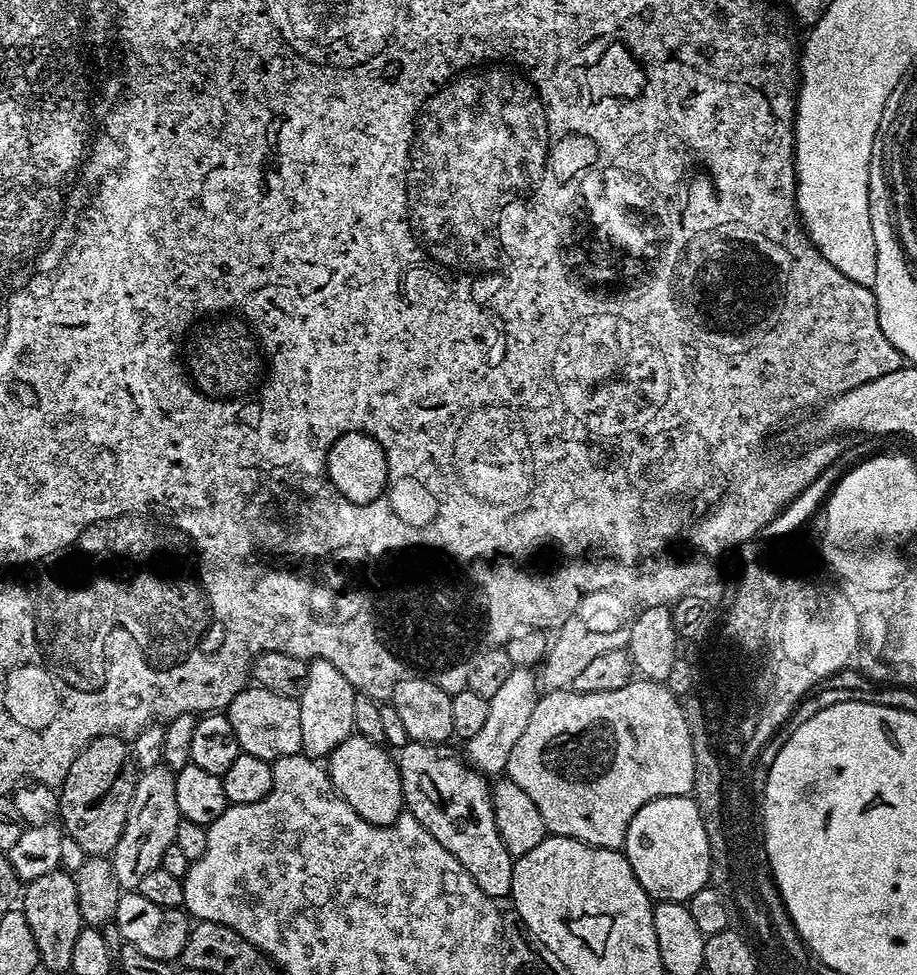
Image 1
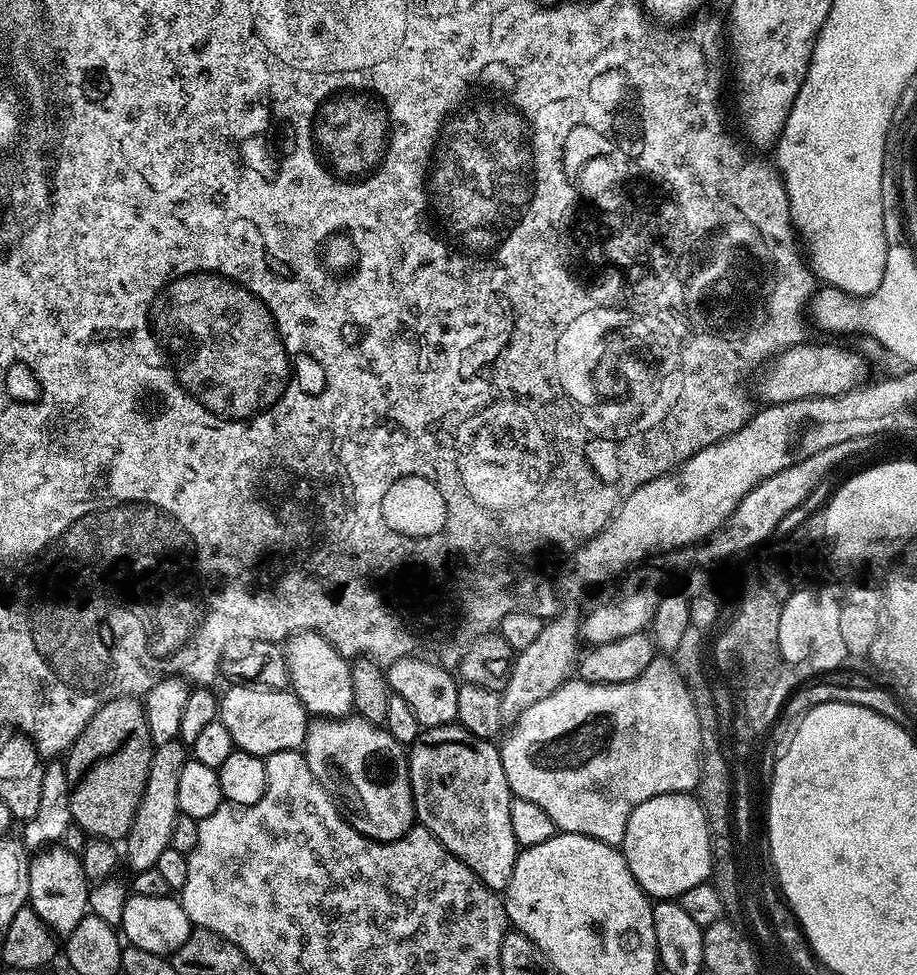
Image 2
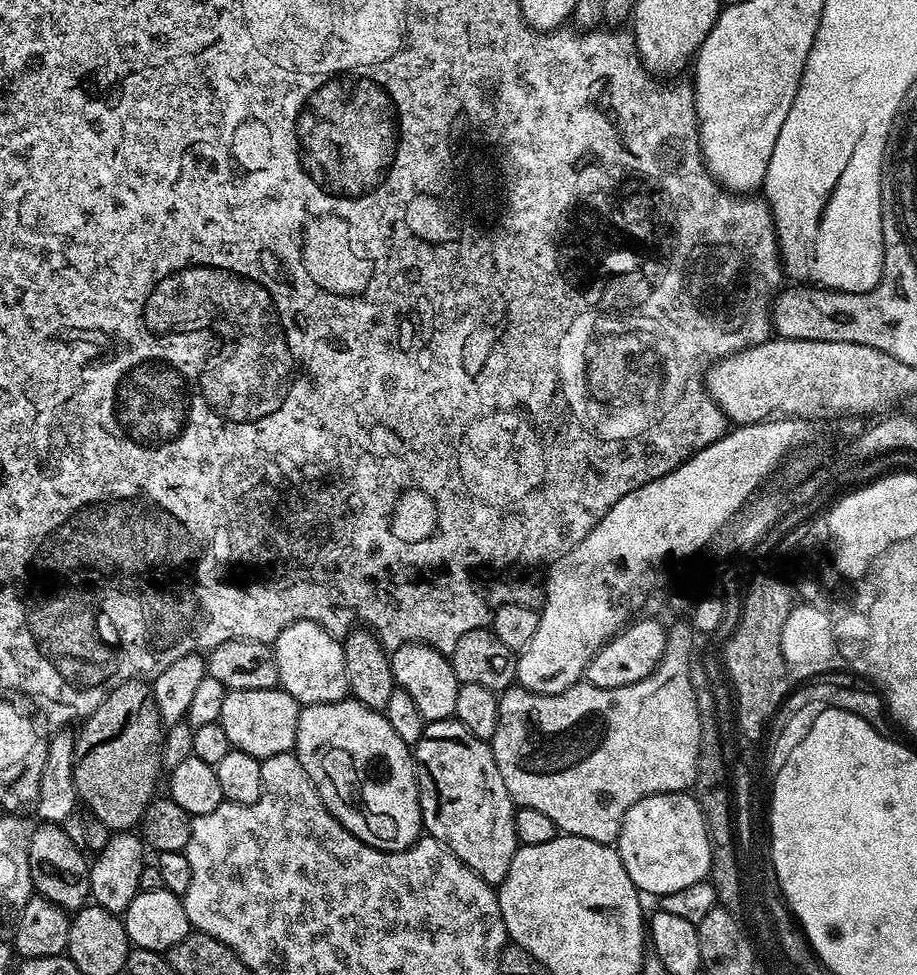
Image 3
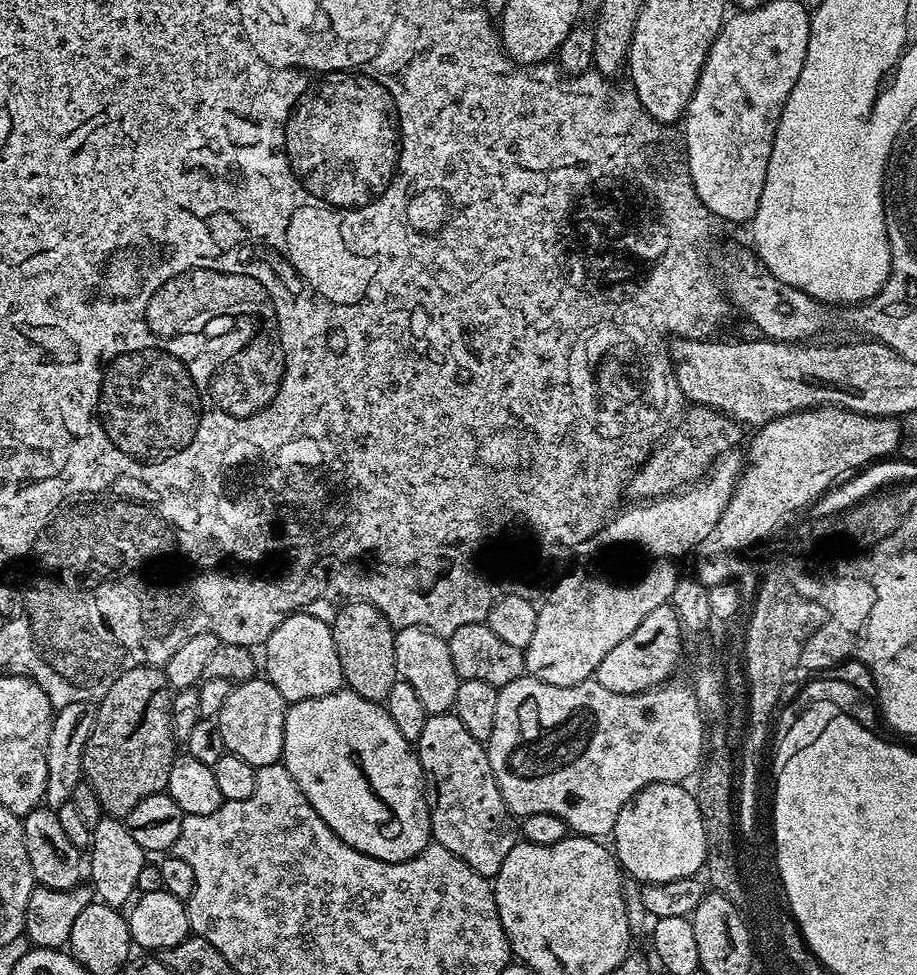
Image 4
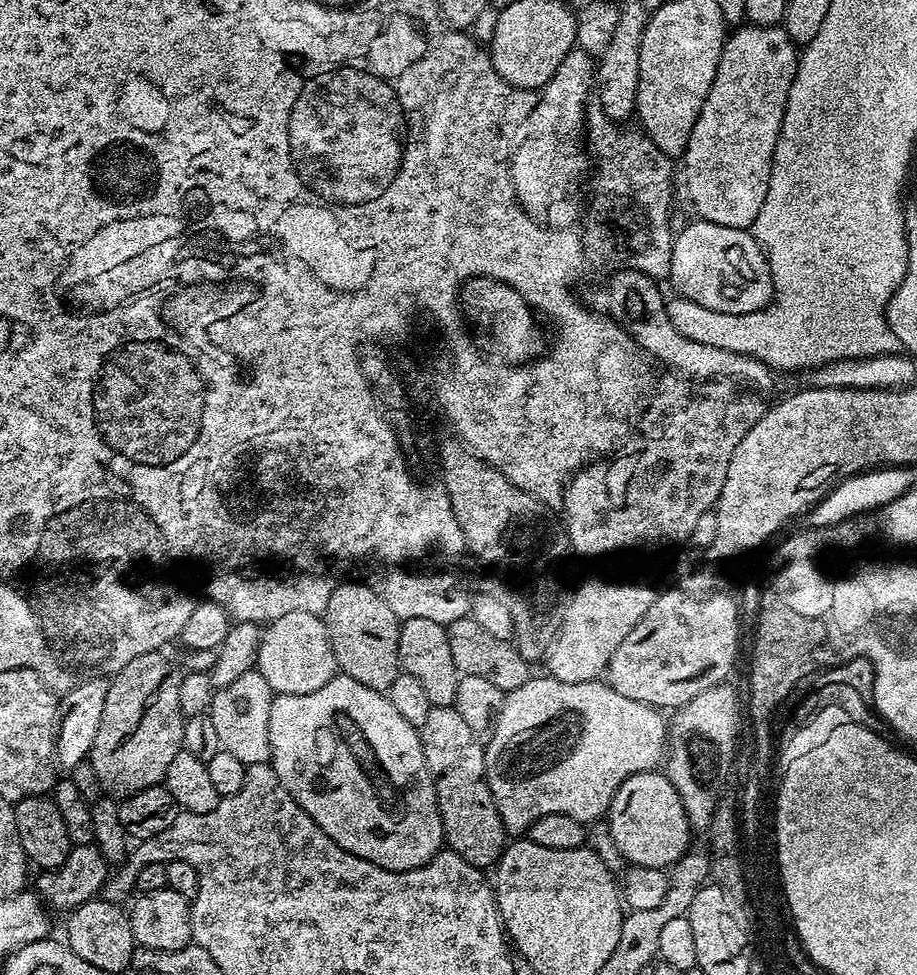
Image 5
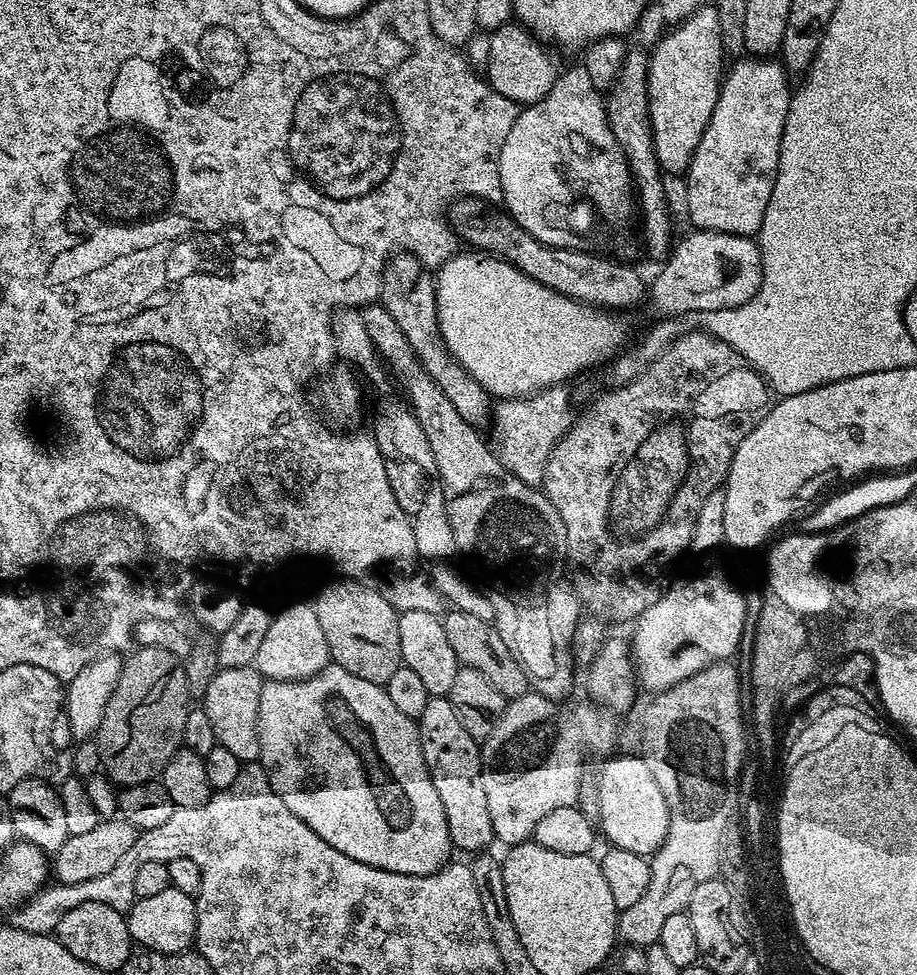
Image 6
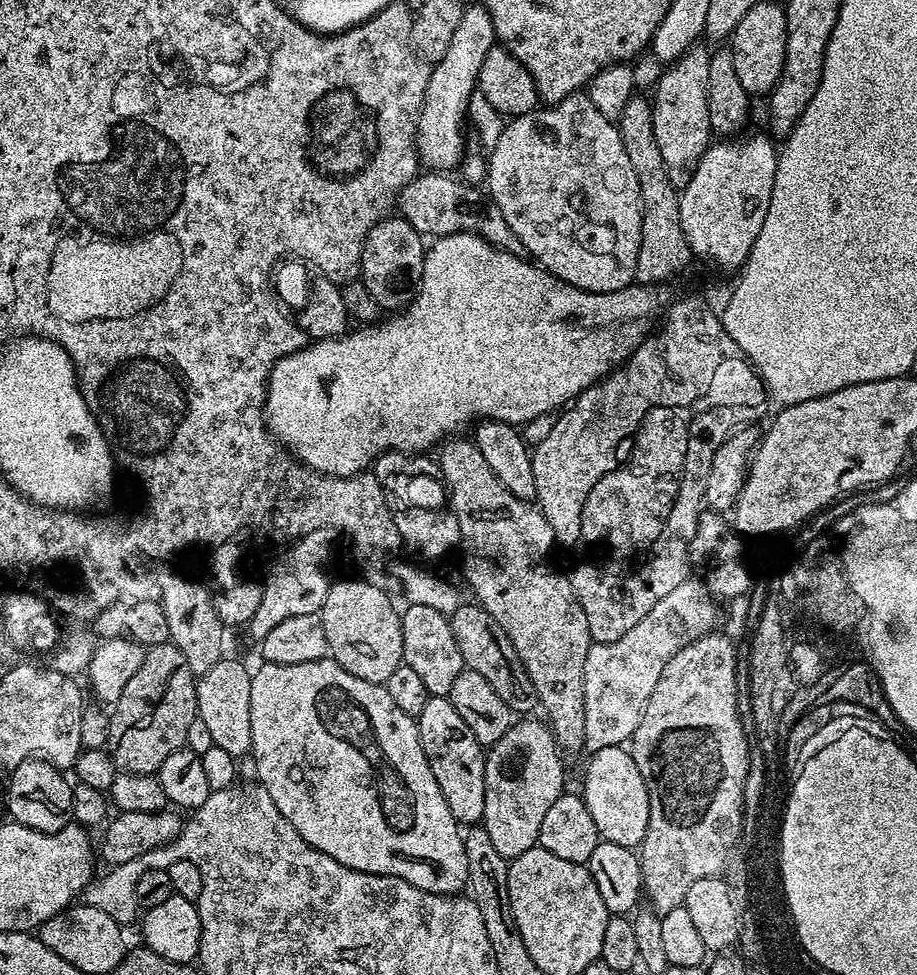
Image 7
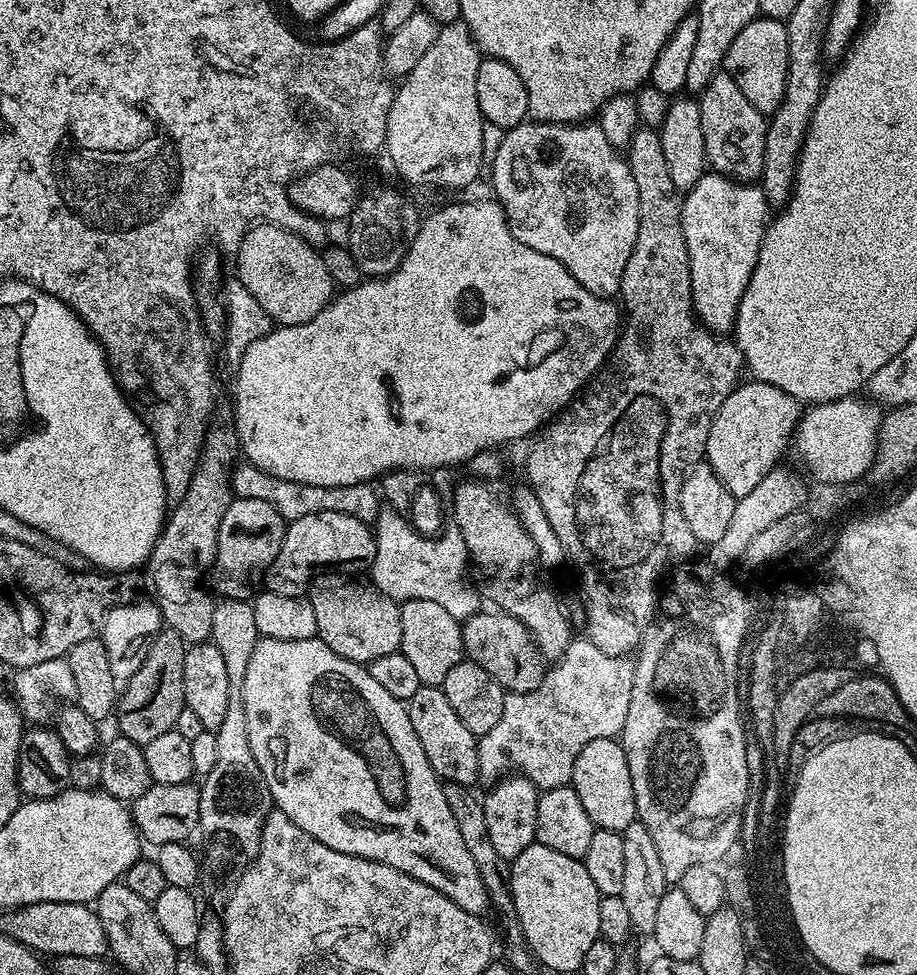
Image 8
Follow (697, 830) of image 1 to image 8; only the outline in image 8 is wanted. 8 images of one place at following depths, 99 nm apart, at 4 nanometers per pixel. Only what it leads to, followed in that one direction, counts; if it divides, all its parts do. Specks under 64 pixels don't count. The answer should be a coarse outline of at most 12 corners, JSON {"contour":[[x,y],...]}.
{"contour":[[619,739],[583,746],[570,786],[597,828],[638,820]]}

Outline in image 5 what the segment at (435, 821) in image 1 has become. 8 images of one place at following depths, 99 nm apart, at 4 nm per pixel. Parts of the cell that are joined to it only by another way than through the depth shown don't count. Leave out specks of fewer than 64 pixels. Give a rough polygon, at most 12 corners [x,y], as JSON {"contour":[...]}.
{"contour":[[454,706],[418,731],[447,847],[491,869],[506,833],[481,737]]}

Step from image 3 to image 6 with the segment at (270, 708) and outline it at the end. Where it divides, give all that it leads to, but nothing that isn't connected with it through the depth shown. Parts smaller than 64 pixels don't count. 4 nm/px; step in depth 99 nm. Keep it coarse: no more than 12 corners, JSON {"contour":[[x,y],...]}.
{"contour":[[220,668],[202,706],[216,743],[241,762],[260,755],[265,681]]}

